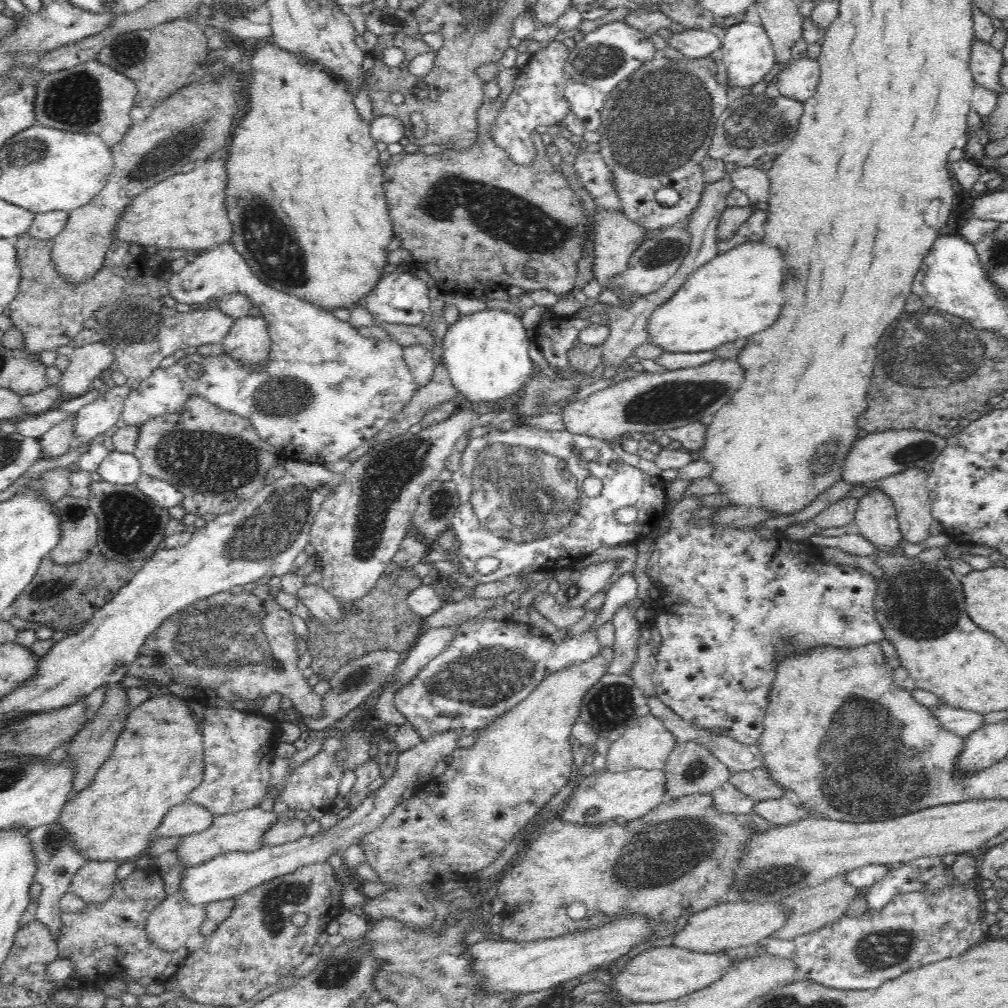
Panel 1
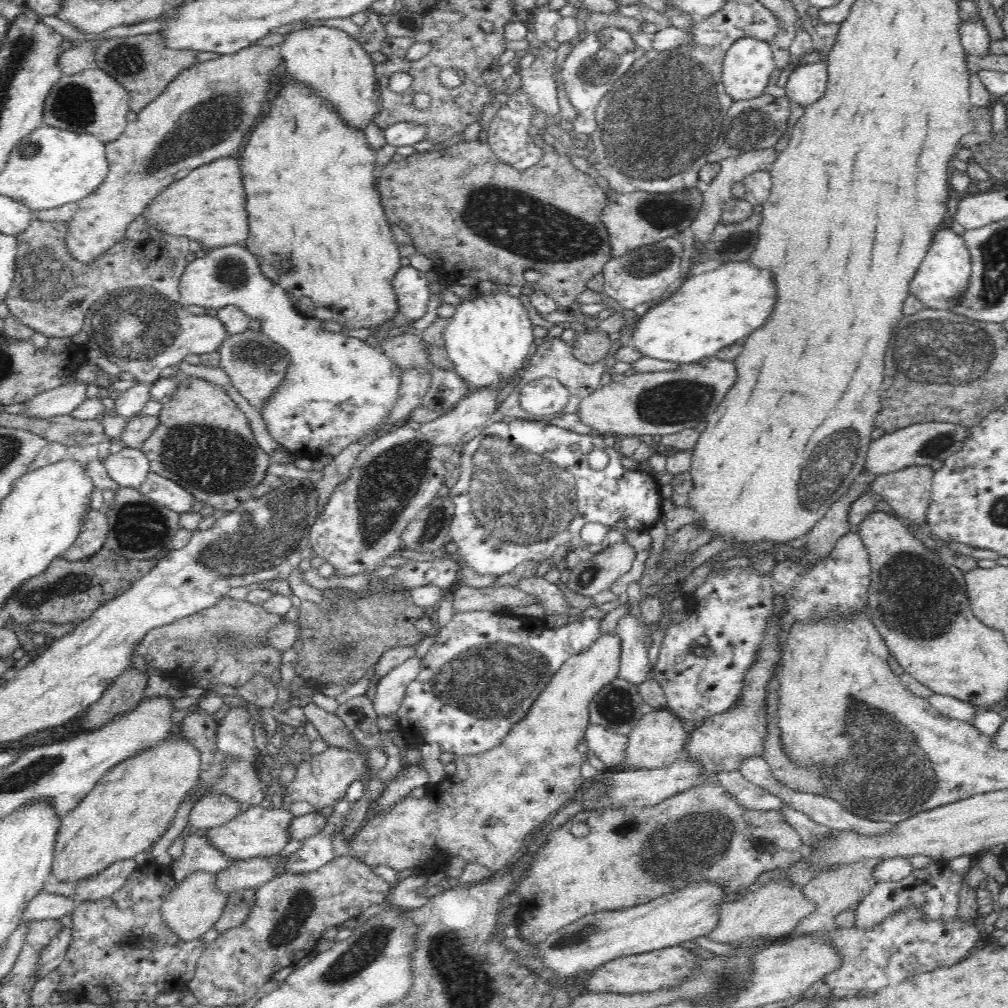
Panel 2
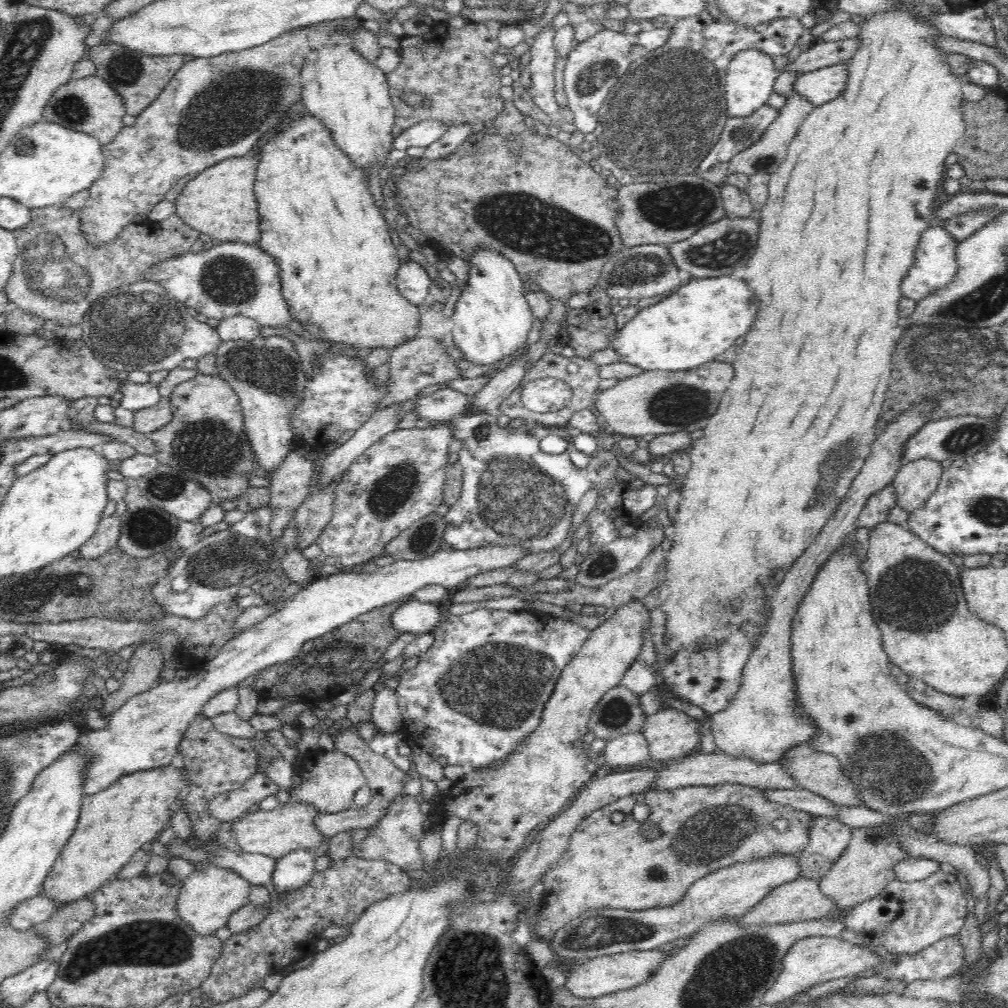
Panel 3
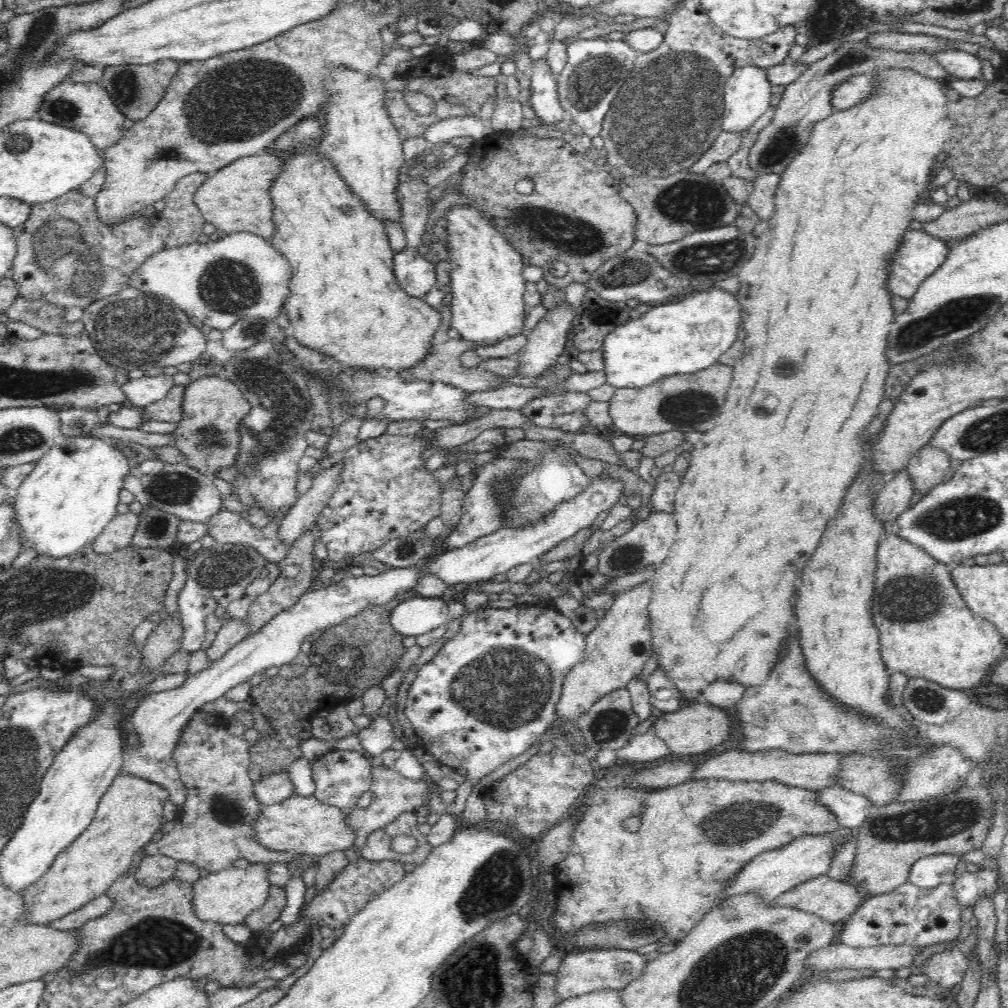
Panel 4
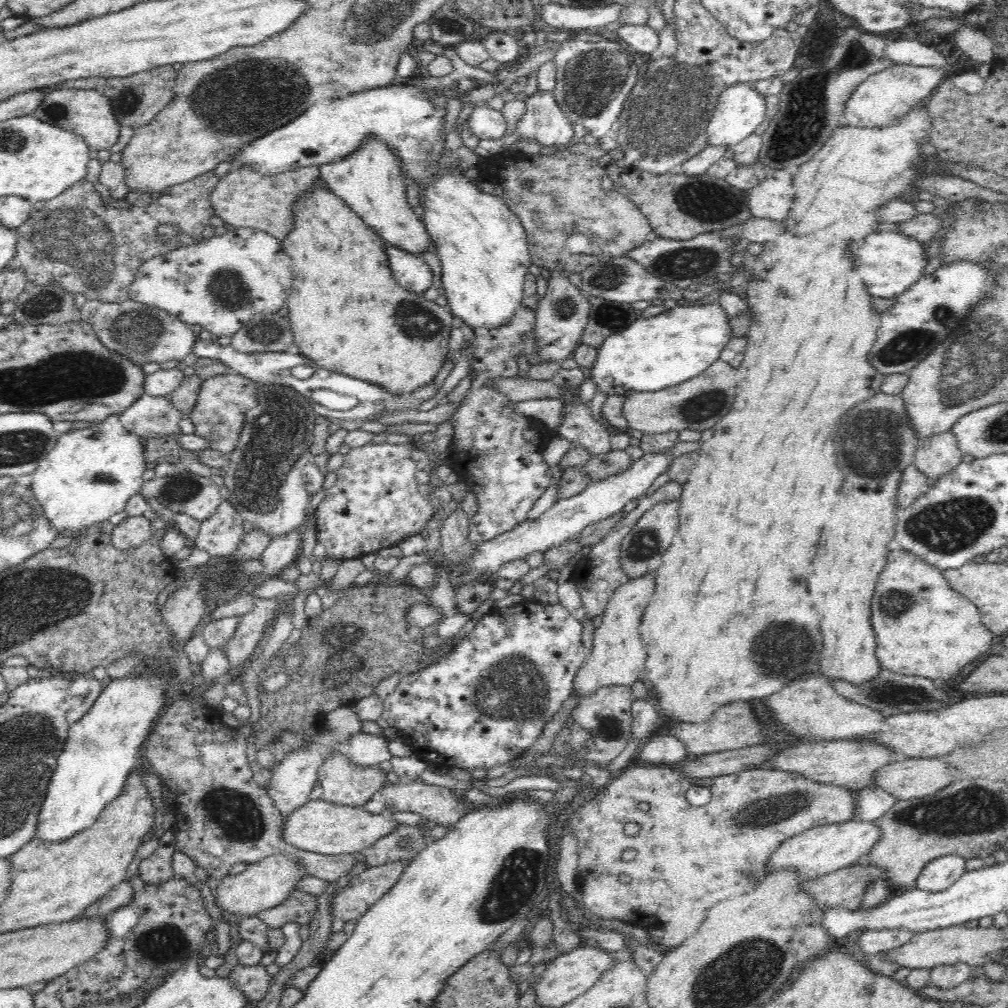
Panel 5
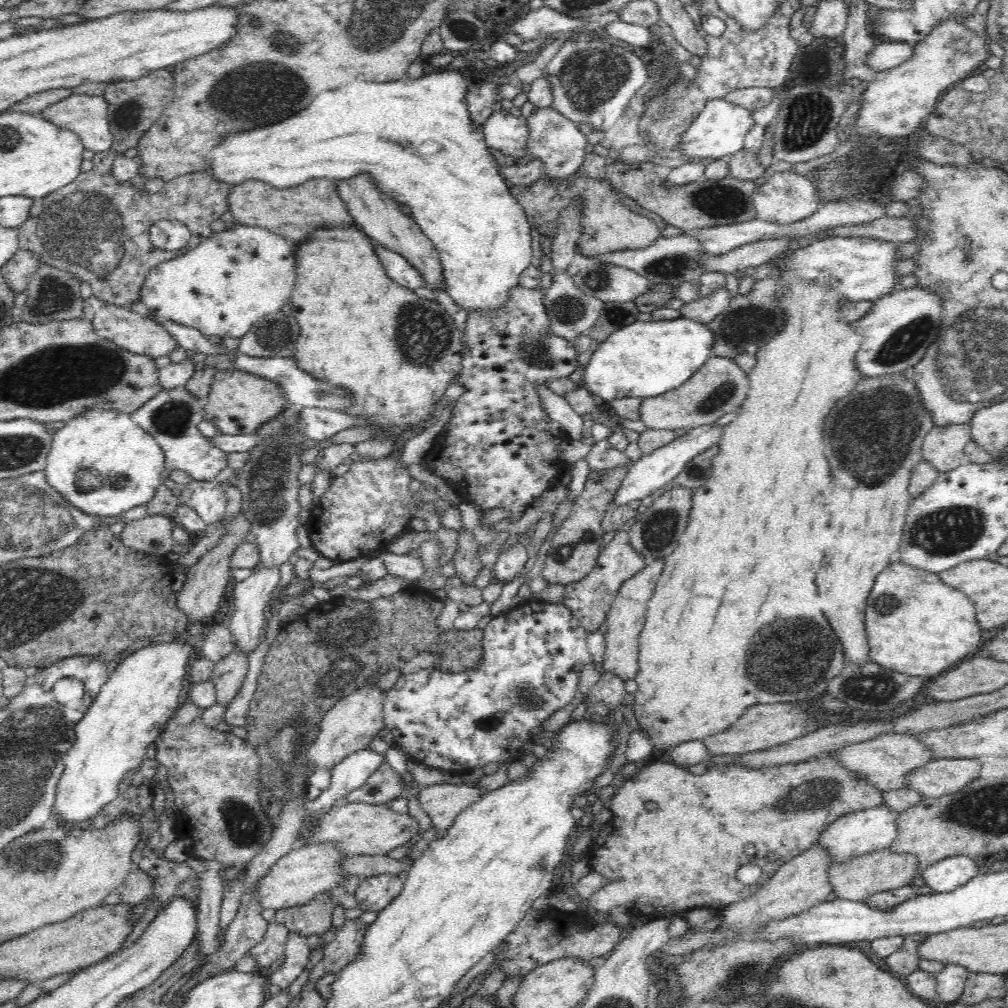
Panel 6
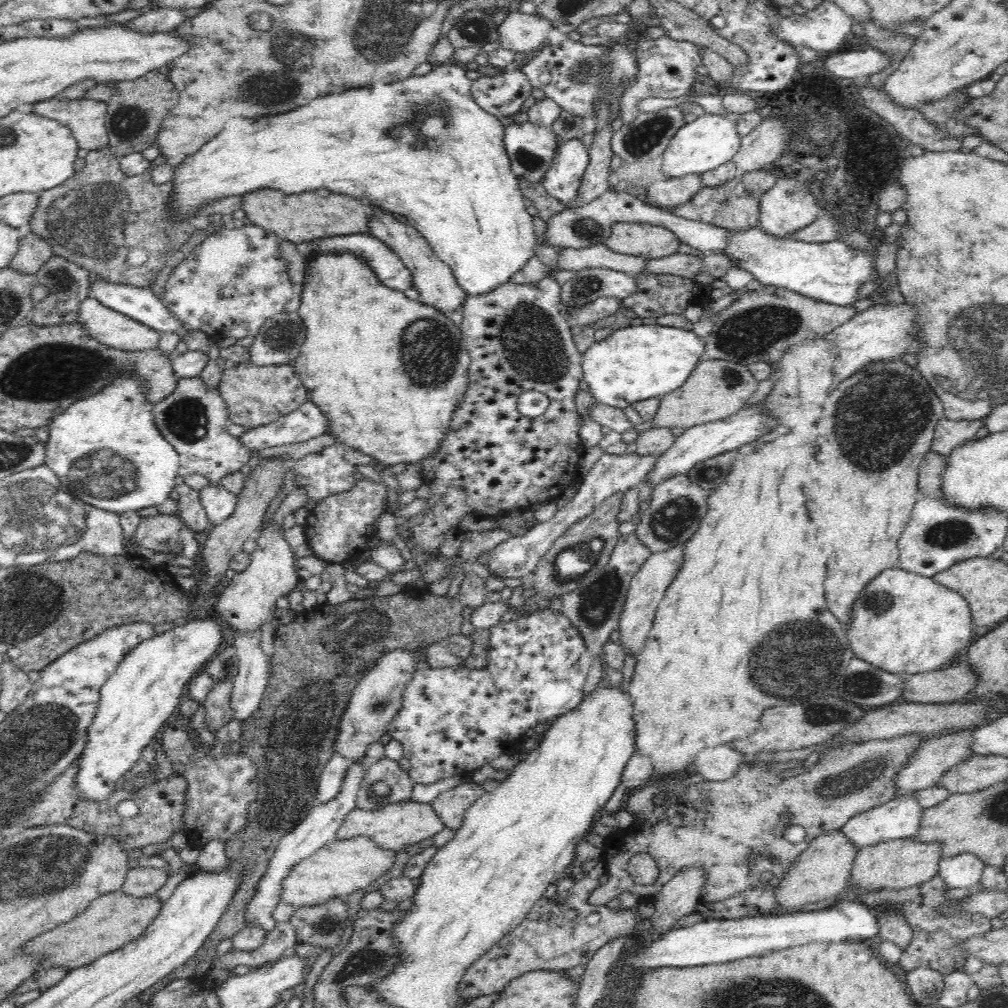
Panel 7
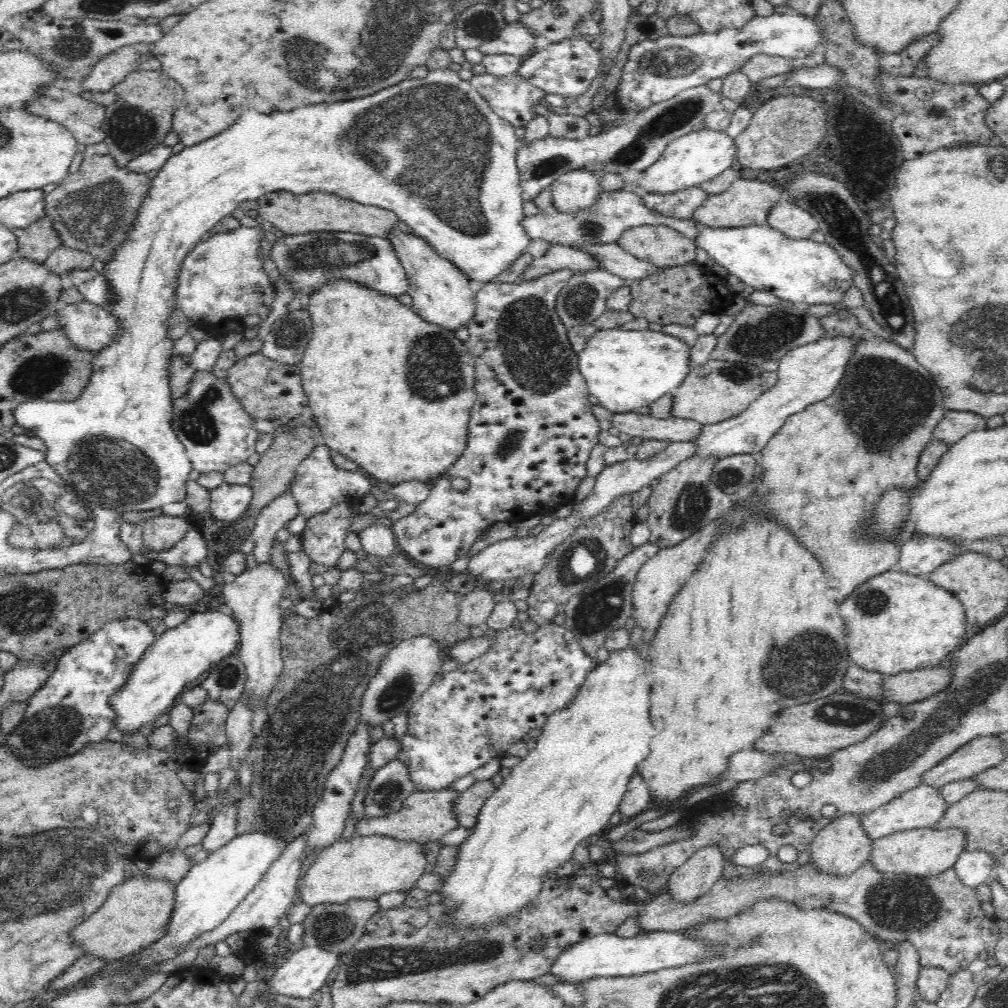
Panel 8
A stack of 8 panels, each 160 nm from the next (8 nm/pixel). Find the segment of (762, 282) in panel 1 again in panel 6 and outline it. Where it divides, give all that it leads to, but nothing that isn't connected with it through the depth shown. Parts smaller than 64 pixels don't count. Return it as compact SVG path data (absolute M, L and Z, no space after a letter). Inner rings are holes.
M684 316L648 322L633 322L608 335L593 352L586 366L581 368L583 385L594 397L603 402L622 398L649 398L668 393L684 385L712 355L714 331L708 324Z

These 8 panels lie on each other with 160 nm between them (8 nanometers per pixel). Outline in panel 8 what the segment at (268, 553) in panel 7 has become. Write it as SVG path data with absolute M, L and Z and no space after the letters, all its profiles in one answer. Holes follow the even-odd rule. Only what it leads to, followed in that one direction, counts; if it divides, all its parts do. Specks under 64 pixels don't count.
M257 563L256 566L236 575L233 582L225 583L222 589L224 604L221 609L239 622L239 643L236 653L246 669L244 691L248 705L254 710L262 704L263 696L270 694L282 674L284 660L281 652L281 626L283 623L280 602L283 599L286 578L272 563Z

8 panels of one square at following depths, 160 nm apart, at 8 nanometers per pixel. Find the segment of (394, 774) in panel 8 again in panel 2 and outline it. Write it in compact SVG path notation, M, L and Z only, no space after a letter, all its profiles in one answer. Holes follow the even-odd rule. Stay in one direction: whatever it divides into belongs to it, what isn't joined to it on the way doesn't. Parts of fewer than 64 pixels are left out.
M328 746L321 753L311 755L297 765L295 778L285 788L286 796L283 802L288 806L292 802L308 802L316 811L324 811L328 806L334 806L346 794L346 789L356 779L366 780L368 766L364 755L344 748Z

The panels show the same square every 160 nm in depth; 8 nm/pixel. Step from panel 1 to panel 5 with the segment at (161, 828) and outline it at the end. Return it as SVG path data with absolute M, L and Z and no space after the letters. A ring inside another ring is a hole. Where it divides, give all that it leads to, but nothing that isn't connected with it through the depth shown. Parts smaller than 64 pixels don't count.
M350 706L334 709L327 714L325 729L321 729L308 738L308 748L292 750L284 760L273 769L271 779L266 787L267 793L276 808L285 817L310 799L314 785L317 783L318 769L325 758L344 752L350 739L362 730L362 721Z

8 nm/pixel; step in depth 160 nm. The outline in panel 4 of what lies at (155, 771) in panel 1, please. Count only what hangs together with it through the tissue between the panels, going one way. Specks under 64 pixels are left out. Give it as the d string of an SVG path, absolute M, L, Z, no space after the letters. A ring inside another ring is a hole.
M134 774L118 775L100 798L88 828L58 854L44 877L22 892L29 924L49 925L104 895L129 870L136 852L161 830L165 822L162 808L168 800L168 791L162 785Z

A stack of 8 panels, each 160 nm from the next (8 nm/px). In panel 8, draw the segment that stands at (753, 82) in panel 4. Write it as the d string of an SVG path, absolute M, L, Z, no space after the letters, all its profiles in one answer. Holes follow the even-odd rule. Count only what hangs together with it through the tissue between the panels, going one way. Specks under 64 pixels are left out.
M705 126L702 130L692 131L668 143L662 156L644 170L636 184L648 193L662 194L699 187L730 168L736 153L735 139L727 131L712 130Z

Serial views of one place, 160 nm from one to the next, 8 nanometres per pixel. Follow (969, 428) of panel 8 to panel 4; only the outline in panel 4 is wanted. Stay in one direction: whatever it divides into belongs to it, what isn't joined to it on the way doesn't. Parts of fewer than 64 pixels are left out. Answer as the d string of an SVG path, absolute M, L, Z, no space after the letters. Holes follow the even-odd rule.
M926 446L908 462L905 470L913 480L915 490L928 492L944 482L946 474L952 471L951 460L950 455L938 447Z

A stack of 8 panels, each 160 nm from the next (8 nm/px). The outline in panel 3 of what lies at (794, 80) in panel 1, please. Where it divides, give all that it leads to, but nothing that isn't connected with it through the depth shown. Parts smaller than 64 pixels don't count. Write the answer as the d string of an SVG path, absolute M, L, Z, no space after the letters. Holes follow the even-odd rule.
M836 63L820 70L800 73L793 84L793 92L803 96L814 106L830 102L845 89L848 71L842 63Z

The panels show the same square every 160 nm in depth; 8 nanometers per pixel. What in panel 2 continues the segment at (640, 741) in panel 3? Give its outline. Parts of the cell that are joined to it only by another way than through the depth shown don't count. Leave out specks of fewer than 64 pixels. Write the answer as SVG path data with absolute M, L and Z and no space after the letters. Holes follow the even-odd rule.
M589 723L583 738L587 747L595 752L594 758L603 762L606 768L622 764L628 744L627 736L607 731L603 726Z

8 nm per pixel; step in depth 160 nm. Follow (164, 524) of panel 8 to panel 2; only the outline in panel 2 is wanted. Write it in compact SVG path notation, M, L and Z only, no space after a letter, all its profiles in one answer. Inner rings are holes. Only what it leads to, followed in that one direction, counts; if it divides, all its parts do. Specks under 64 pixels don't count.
M91 507L89 509L79 537L61 554L62 558L72 562L84 560L96 554L104 546L109 530L108 518L103 510L93 510Z

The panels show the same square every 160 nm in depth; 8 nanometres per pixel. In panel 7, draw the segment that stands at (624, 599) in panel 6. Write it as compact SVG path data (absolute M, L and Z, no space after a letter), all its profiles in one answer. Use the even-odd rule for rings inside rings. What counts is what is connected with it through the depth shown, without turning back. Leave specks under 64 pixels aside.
M685 543L672 546L662 552L652 553L631 580L619 622L619 642L625 648L626 653L638 656L640 650L644 648L650 628L653 626L652 620L655 617L658 603L663 598L664 591L675 579L678 569L683 566L684 547Z

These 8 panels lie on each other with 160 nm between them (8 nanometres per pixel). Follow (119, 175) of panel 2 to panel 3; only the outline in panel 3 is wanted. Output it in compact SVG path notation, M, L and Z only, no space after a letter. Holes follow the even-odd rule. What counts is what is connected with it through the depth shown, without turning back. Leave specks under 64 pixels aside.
M358 18L326 21L286 32L252 49L186 61L164 90L135 116L133 126L125 126L112 142L102 146L104 172L89 189L89 197L80 213L83 237L92 246L108 244L125 226L137 222L144 212L152 210L160 200L164 200L171 187L184 176L198 174L224 159L248 154L262 134L278 127L282 120L288 118L288 114L294 114L288 110L294 106L294 102L300 102L304 56L320 52L324 46L346 46L358 51L352 45L350 34L360 25L363 25L363 20Z

